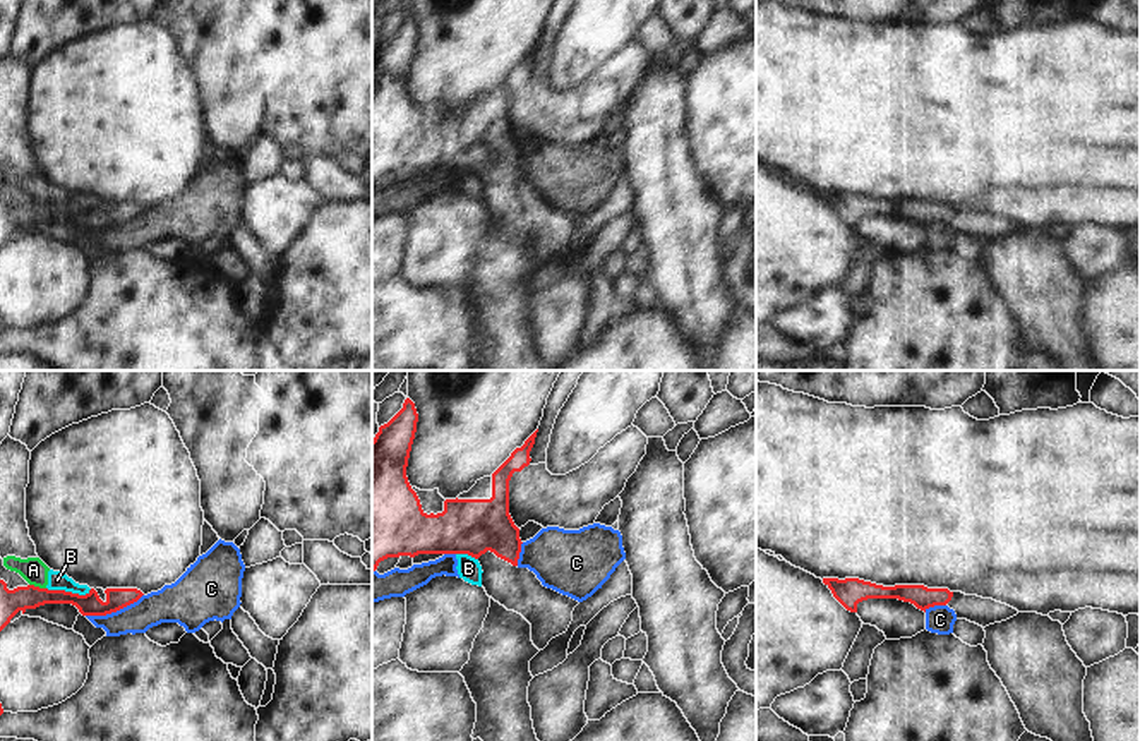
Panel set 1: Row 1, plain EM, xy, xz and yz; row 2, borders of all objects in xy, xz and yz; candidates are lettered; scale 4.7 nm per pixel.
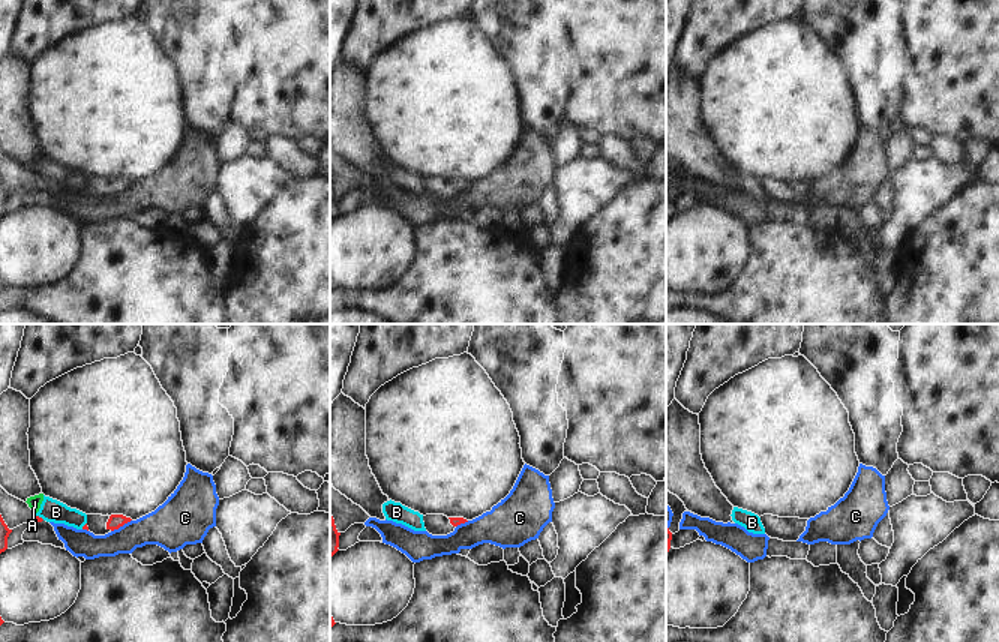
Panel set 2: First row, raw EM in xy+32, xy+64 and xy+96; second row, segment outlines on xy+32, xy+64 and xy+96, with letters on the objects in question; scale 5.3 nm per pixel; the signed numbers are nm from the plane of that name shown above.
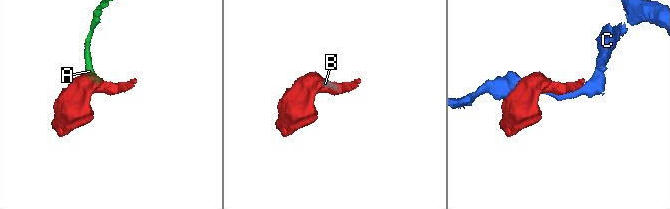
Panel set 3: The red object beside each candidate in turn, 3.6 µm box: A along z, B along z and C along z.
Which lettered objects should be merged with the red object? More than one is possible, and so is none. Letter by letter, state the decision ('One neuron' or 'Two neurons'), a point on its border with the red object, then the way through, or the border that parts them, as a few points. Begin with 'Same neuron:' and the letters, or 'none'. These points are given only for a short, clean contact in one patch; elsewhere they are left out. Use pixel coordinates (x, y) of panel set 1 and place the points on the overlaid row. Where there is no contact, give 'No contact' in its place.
Same neuron: none
A: Two neurons. Touches red at xy (38, 587). Boundary: xy (30, 584), (45, 589)
B: Two neurons. Touches red at xy (69, 592). Boundary: xy (47, 587), (79, 594), (86, 594), (91, 589)
C: Two neurons. Touches red at xy (114, 611).

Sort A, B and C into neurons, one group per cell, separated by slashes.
A B / C

